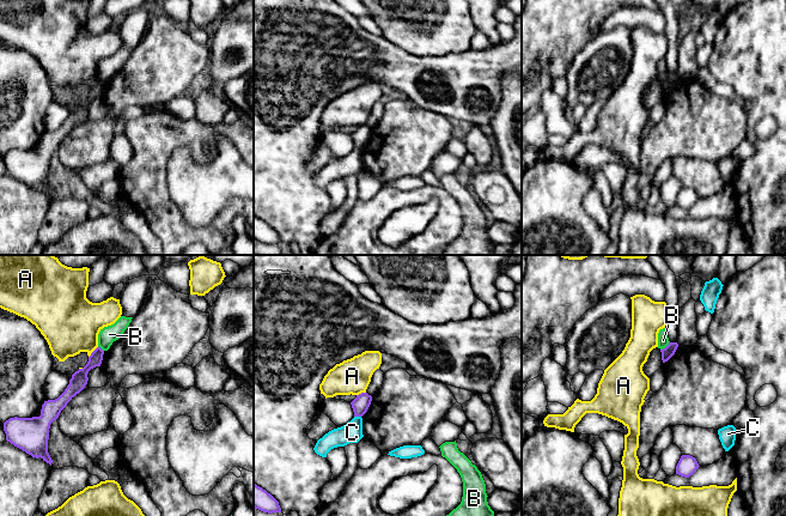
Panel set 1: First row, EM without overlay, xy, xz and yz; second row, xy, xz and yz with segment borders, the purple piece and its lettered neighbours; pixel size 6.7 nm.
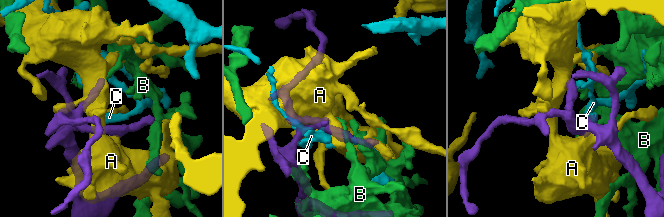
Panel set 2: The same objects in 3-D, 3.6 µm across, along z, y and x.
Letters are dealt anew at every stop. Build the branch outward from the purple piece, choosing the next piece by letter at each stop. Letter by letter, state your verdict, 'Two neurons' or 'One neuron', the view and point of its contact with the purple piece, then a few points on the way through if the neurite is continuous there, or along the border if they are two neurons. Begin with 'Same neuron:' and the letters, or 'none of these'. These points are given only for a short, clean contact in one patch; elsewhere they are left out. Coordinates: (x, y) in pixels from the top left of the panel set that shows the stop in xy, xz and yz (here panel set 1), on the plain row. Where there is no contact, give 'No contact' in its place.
Same neuron: none of these
A: Two neurons. Touches purple at xy (92, 84)
B: Two neurons. Touches purple at yz (666, 78)
C: Two neurons. Touches purple at xz (358, 147). Boundary: xz (354, 147), (360, 149)

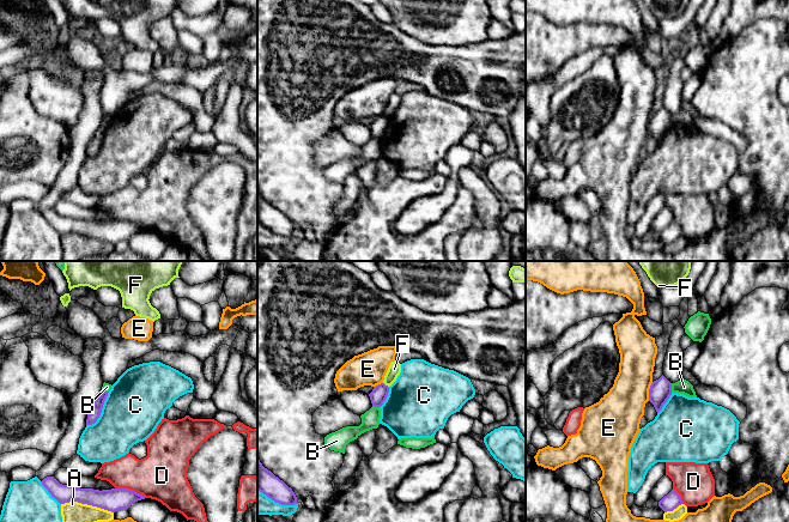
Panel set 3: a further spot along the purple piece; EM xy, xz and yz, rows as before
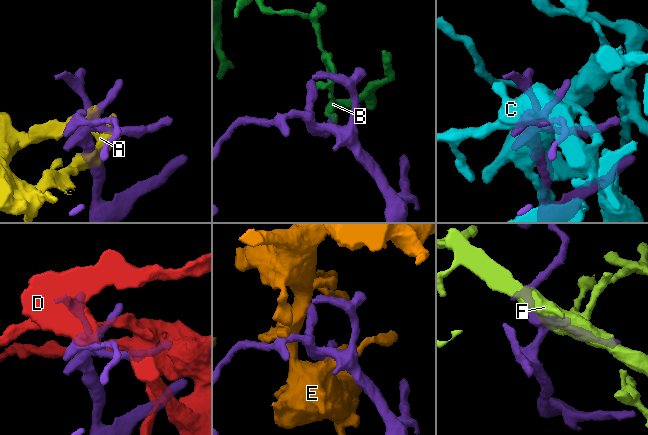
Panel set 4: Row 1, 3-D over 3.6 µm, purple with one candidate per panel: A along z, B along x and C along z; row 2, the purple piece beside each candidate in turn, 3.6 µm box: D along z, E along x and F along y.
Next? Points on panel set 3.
Same neuron: none of these
A: Two neurons. Touches purple at xy (87, 236)
B: Two neurons. Touches purple at yz (671, 120). Boundary: yz (671, 115), (673, 123)
C: Two neurons. Touches purple at xz (278, 234)
D: Two neurons. Touches purple at xy (131, 222)
E: Two neurons. Touches purple at yz (649, 123)
F: Two neurons. Touches purple at xz (384, 116). Boundary: xz (383, 114), (388, 119)

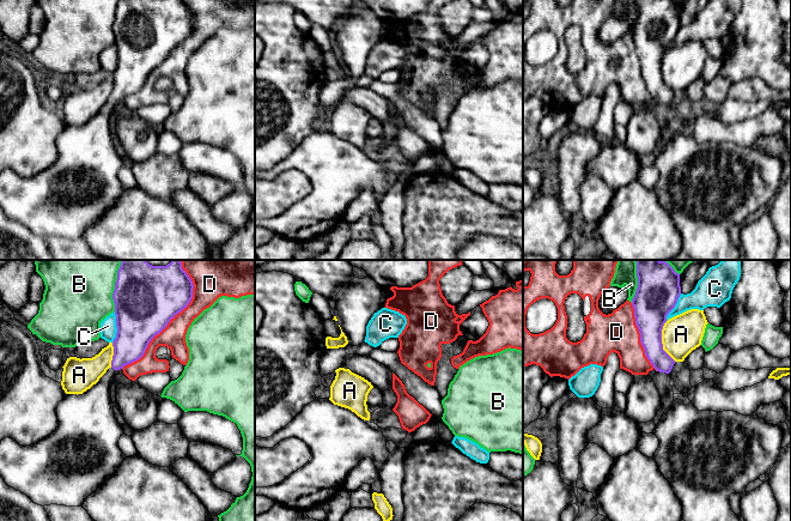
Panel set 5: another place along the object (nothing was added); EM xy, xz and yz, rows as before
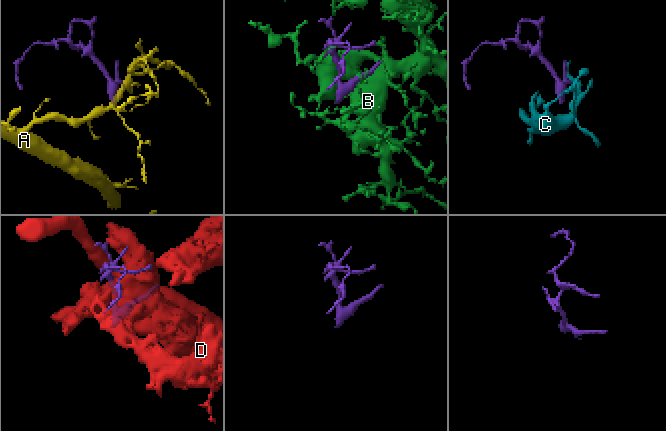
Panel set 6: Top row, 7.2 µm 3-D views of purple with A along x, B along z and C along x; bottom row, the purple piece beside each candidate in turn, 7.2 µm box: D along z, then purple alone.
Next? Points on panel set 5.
Same neuron: none of these
A: Two neurons. Touches purple at yz (661, 73)
B: Two neurons. Touches purple at xy (114, 22)
C: Two neurons. Touches purple at xy (116, 58). Boundary: xy (115, 43), (116, 68), (111, 73)
D: Two neurons. Touches purple at xy (169, 53)

